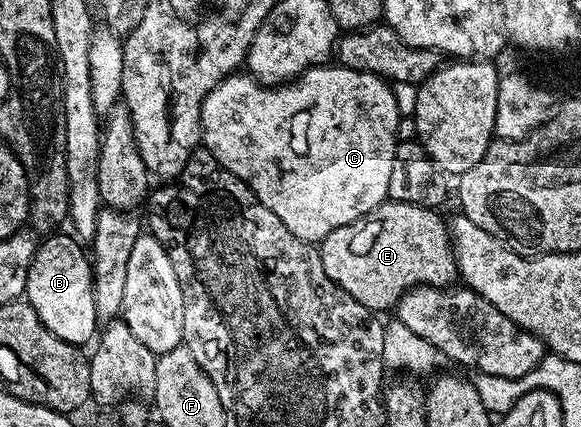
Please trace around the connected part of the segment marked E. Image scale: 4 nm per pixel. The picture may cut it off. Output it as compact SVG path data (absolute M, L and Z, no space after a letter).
M387 199L368 215L344 227L336 227L336 231L332 231L332 235L328 235L320 243L322 262L324 271L328 271L328 279L332 279L332 283L348 291L352 299L364 303L364 307L371 311L393 310L399 299L415 285L453 286L458 277L458 264L454 261L450 230L440 214L441 212L426 209L423 205Z

